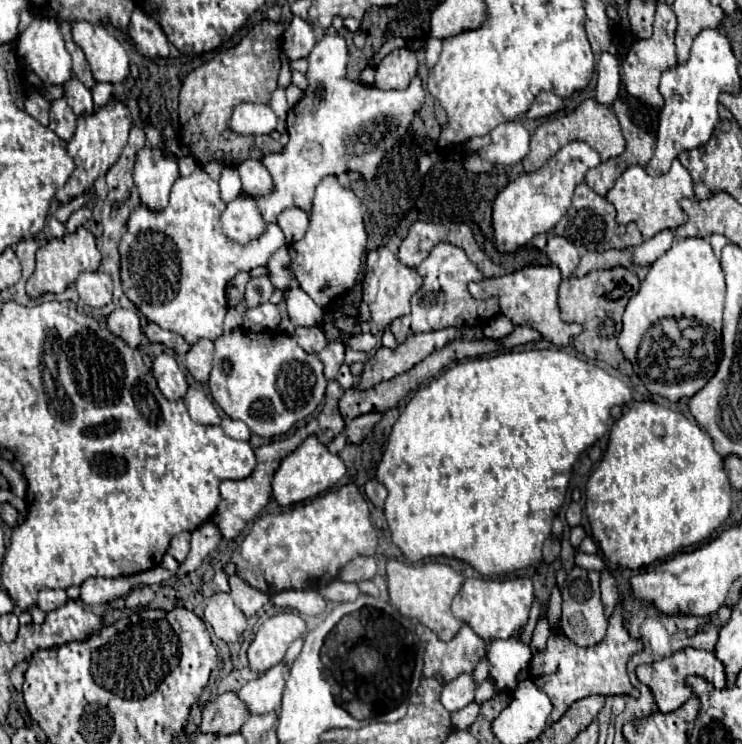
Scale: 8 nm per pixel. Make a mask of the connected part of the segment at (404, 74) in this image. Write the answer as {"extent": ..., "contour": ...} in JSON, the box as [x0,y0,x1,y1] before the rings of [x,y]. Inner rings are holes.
{"extent":[374,49,418,91],"contour":[[[396,49],[388,53],[376,67],[374,85],[382,91],[406,89],[410,85],[410,79],[416,75],[416,69],[418,69],[416,53],[410,49]]]}

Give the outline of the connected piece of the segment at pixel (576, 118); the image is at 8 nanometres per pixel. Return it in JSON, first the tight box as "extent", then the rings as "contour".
{"extent":[522,99,626,171],"contour":[[[586,99],[580,107],[576,107],[572,113],[564,115],[564,117],[558,117],[558,119],[550,119],[546,123],[542,123],[532,139],[530,139],[530,153],[526,155],[526,159],[522,161],[524,163],[524,169],[526,171],[536,171],[540,169],[560,147],[564,147],[566,143],[570,141],[584,141],[588,143],[594,151],[600,153],[602,161],[610,159],[610,157],[616,157],[624,151],[626,147],[626,141],[622,137],[622,129],[620,129],[620,123],[612,111],[612,107],[606,107],[606,105],[600,105],[598,101],[594,99]]]}

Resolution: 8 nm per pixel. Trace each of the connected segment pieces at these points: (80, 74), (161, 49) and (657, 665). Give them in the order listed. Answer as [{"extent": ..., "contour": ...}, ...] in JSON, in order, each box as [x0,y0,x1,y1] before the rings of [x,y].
[{"extent":[68,41,96,89],"contour":[[[68,41],[68,51],[72,55],[72,61],[74,61],[74,75],[84,83],[88,89],[92,89],[96,85],[94,77],[92,77],[92,71],[90,71],[90,65],[86,61],[86,55],[80,51],[80,47],[76,47],[76,43]]]},{"extent":[128,9,168,57],"contour":[[[134,9],[128,29],[136,49],[146,57],[168,57],[168,39],[162,31],[162,27],[142,13],[140,9]]]},{"extent":[636,647,726,713],"contour":[[[684,647],[684,649],[676,651],[676,653],[670,655],[670,657],[658,659],[658,661],[648,663],[648,665],[638,665],[638,667],[636,667],[636,675],[638,675],[638,679],[640,679],[644,685],[648,685],[648,687],[652,689],[654,701],[658,703],[658,709],[660,709],[662,713],[674,711],[674,709],[682,707],[684,701],[690,699],[692,687],[686,685],[686,677],[688,677],[688,675],[700,675],[700,677],[708,679],[716,689],[726,687],[726,673],[724,673],[722,661],[720,661],[712,651],[694,649],[694,647]]]}]

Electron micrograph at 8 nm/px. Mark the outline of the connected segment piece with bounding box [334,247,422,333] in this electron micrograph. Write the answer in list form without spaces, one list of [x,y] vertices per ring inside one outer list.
[[[380,247],[380,249],[376,249],[376,253],[372,253],[372,259],[368,261],[368,269],[364,275],[364,303],[370,307],[372,321],[356,325],[354,319],[344,317],[340,311],[334,311],[334,315],[338,319],[336,327],[346,333],[358,333],[358,331],[382,333],[384,327],[388,327],[394,319],[410,313],[410,299],[420,289],[420,285],[422,285],[422,277],[416,273],[416,269],[402,265],[400,259],[394,257],[394,253],[390,253],[386,247]]]

